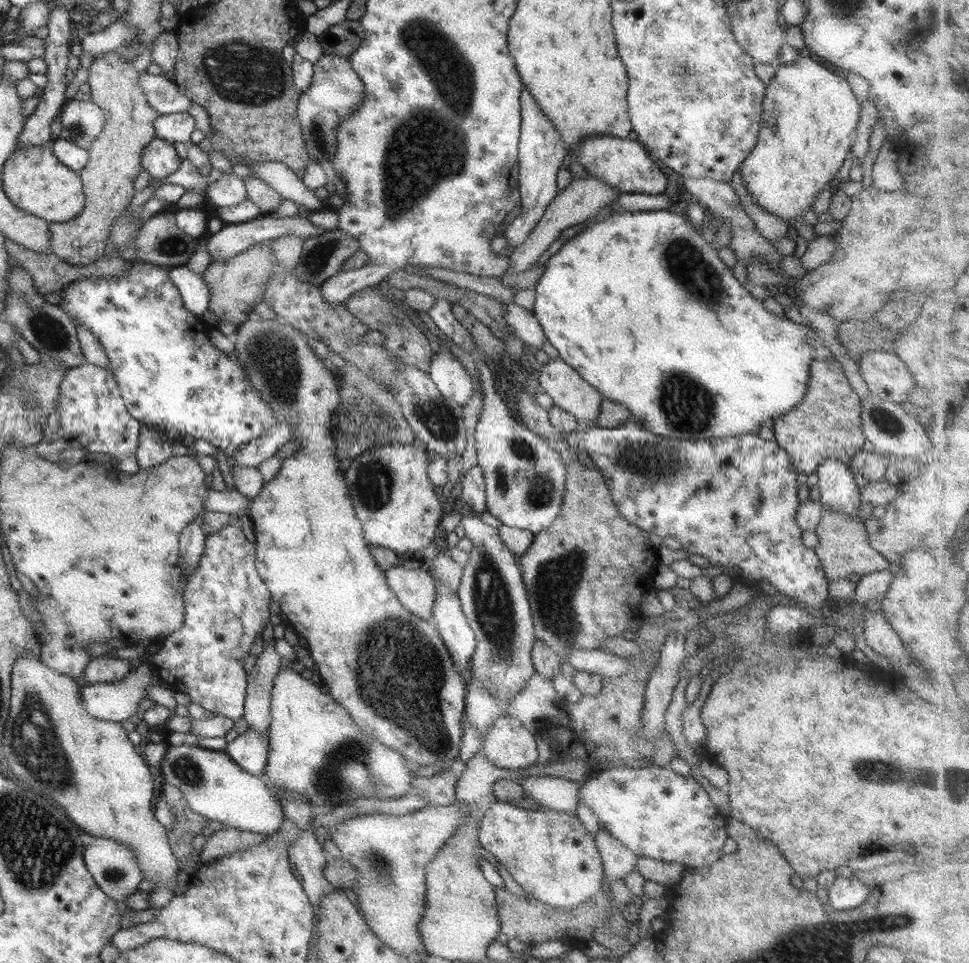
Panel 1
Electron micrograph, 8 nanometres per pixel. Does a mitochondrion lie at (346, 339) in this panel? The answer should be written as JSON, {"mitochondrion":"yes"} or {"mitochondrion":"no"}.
{"mitochondrion":"yes"}

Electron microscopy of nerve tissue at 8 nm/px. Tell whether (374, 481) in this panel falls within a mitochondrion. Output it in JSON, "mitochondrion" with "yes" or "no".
{"mitochondrion":"yes"}

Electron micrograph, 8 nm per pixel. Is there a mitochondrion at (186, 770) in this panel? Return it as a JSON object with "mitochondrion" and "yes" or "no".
{"mitochondrion":"yes"}

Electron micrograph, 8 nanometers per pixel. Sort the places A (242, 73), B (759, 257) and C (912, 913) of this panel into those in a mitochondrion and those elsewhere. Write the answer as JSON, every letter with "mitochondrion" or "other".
{"A":"mitochondrion","B":"mitochondrion","C":"mitochondrion"}

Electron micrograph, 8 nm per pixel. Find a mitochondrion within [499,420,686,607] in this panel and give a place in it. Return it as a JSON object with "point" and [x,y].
{"point":[541,492]}

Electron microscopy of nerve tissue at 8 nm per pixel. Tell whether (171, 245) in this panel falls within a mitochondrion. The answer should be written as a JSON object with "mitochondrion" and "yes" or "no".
{"mitochondrion":"yes"}

